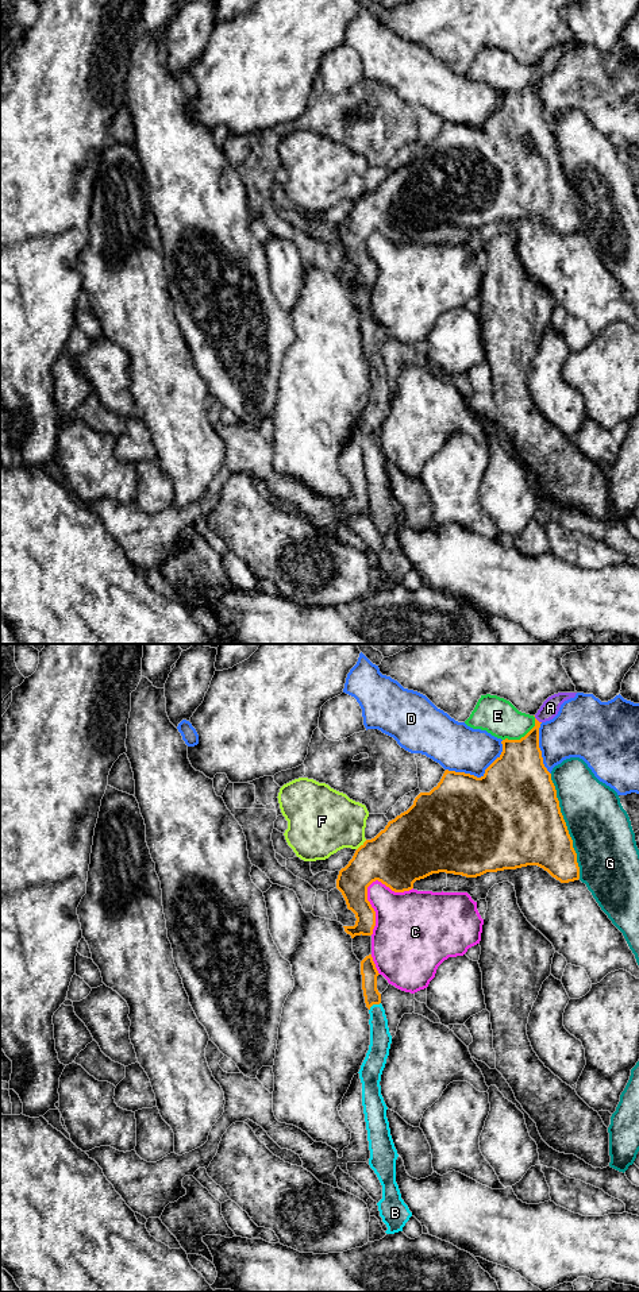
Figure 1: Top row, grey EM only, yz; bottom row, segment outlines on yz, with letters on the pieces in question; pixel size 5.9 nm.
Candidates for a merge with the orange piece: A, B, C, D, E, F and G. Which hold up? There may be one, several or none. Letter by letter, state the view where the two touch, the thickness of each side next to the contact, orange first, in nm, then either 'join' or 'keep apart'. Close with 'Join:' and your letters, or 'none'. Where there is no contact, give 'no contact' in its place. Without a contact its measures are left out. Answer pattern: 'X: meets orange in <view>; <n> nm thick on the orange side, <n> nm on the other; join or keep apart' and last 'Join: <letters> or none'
A: meets orange in yz; 240 nm thick on the orange side, 110 nm on the other; keep apart
B: meets orange in yz; 100 nm thick on the orange side, 130 nm on the other; join
C: meets orange in yz; 340 nm thick on the orange side, 280 nm on the other; keep apart
D: meets orange in yz; 500 nm thick on the orange side, 280 nm on the other; keep apart
E: meets orange in yz; 320 nm thick on the orange side, 220 nm on the other; keep apart
F: meets orange in yz; 360 nm thick on the orange side, 380 nm on the other; keep apart
G: meets orange in yz; 460 nm thick on the orange side, 360 nm on the other; keep apart
Join: B

